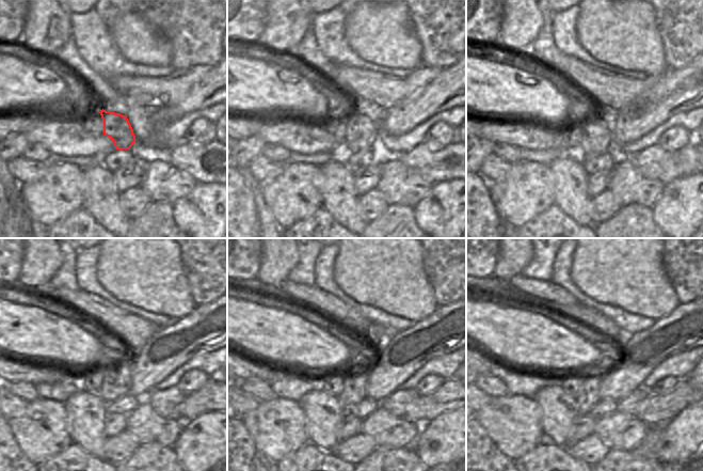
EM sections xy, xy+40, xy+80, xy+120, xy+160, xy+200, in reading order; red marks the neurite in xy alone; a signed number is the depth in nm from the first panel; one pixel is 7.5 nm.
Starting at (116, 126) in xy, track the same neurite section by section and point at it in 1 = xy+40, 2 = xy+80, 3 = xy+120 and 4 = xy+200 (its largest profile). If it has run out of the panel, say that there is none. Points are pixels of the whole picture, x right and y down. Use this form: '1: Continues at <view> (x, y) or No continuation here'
1: Continues at xy+40 (361, 131)
2: Continues at xy+80 (596, 139)
3: Continues at xy+120 (116, 382)
4: Continues at xy+200 (588, 396)

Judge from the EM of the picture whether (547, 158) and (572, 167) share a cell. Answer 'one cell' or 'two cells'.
two cells

